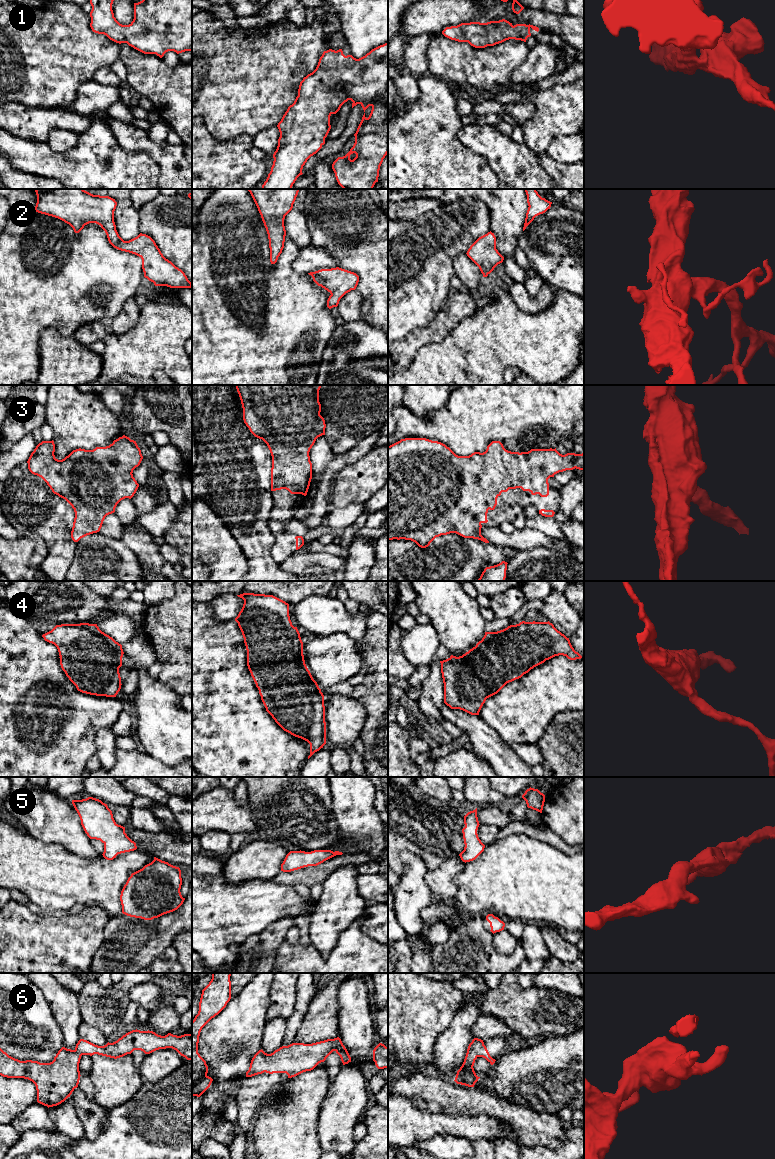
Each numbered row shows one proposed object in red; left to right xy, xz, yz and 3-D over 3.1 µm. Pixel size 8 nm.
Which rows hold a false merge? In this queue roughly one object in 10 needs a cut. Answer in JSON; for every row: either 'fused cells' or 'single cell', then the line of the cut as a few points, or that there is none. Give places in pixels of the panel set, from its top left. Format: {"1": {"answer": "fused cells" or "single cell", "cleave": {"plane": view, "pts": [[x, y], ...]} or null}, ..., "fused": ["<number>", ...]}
{"1": {"answer": "single cell", "cleave": null}, "2": {"answer": "single cell", "cleave": null}, "3": {"answer": "single cell", "cleave": null}, "4": {"answer": "single cell", "cleave": null}, "5": {"answer": "single cell", "cleave": null}, "6": {"answer": "single cell", "cleave": null}, "fused": []}

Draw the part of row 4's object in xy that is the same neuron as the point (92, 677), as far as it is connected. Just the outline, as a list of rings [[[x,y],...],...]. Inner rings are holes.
[[[80,623],[56,625],[51,631],[43,634],[42,637],[45,641],[57,647],[61,668],[78,691],[96,696],[116,697],[122,685],[119,668],[122,666],[124,652],[122,645],[102,632],[97,624]]]

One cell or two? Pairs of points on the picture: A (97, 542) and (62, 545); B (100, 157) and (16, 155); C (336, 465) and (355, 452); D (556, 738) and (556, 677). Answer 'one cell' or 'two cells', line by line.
A: two cells
B: one cell
C: one cell
D: two cells

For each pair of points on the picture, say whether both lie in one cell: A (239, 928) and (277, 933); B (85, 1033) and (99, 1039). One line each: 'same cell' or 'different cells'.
A: different cells
B: same cell

